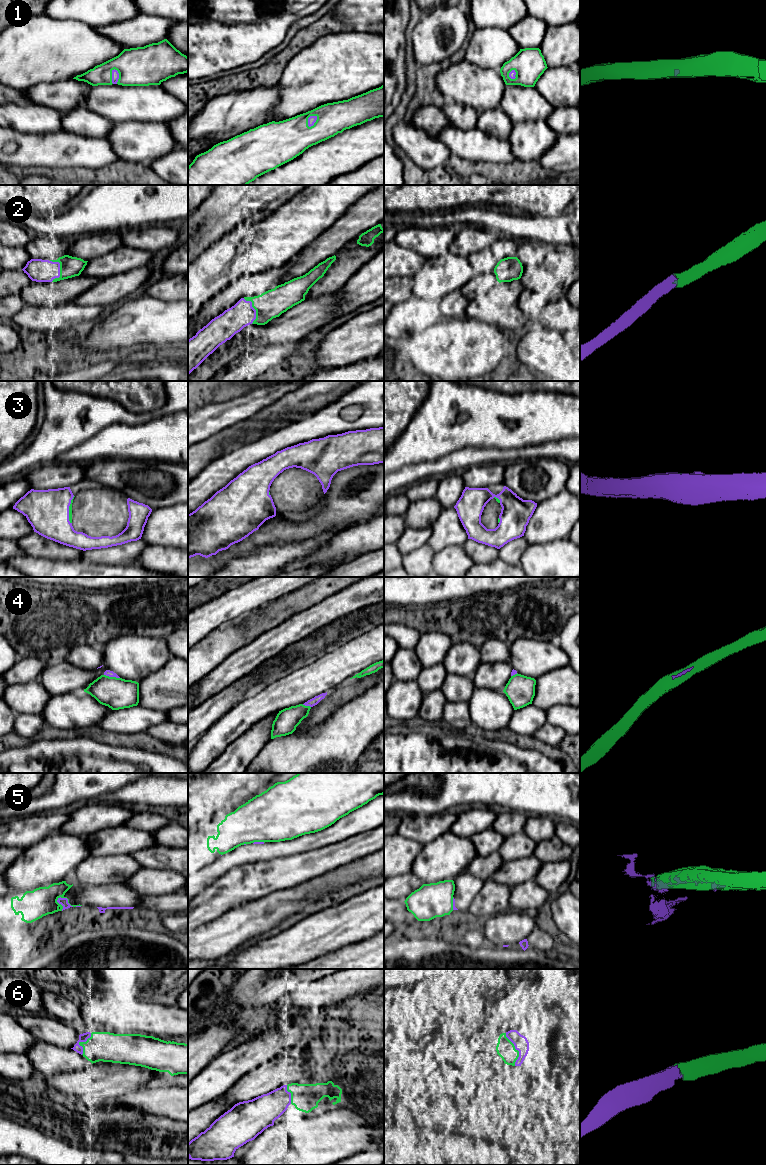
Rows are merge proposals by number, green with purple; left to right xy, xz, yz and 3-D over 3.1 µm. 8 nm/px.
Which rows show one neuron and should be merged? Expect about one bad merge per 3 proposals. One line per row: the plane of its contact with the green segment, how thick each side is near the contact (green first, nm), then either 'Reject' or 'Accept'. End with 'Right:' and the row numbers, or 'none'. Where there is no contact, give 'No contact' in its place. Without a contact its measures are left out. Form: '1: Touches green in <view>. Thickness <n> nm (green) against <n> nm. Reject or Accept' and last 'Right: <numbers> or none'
1: Touches green in xy. Thickness 320 nm (green) against 60 nm. Accept
2: Touches green in xy. Thickness 160 nm (green) against 180 nm. Accept
3: Touches green in xy. Thickness 30 nm (green) against 340 nm. Accept
4: Touches green in xy. Thickness 260 nm (green) against 50 nm. Accept
5: Touches green in xy. Thickness 220 nm (green) against 60 nm. Reject
6: Touches green in yz. Thickness 150 nm (green) against 120 nm. Accept
Right: 1, 2, 3, 4, 6

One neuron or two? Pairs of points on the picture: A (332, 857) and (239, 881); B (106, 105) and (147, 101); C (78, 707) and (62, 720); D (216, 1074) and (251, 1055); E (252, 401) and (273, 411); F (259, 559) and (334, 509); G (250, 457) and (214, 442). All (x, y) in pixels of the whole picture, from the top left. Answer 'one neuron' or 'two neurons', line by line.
A: one neuron
B: one neuron
C: one neuron
D: one neuron
E: two neurons
F: two neurons
G: two neurons

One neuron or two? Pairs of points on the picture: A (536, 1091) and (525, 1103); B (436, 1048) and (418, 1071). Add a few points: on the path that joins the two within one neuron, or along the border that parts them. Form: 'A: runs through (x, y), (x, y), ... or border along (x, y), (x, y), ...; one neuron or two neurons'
A: border along (527, 1094), (535, 1100), (547, 1102), (552, 1107); two neurons
B: border along (428, 1050), (437, 1062); two neurons

